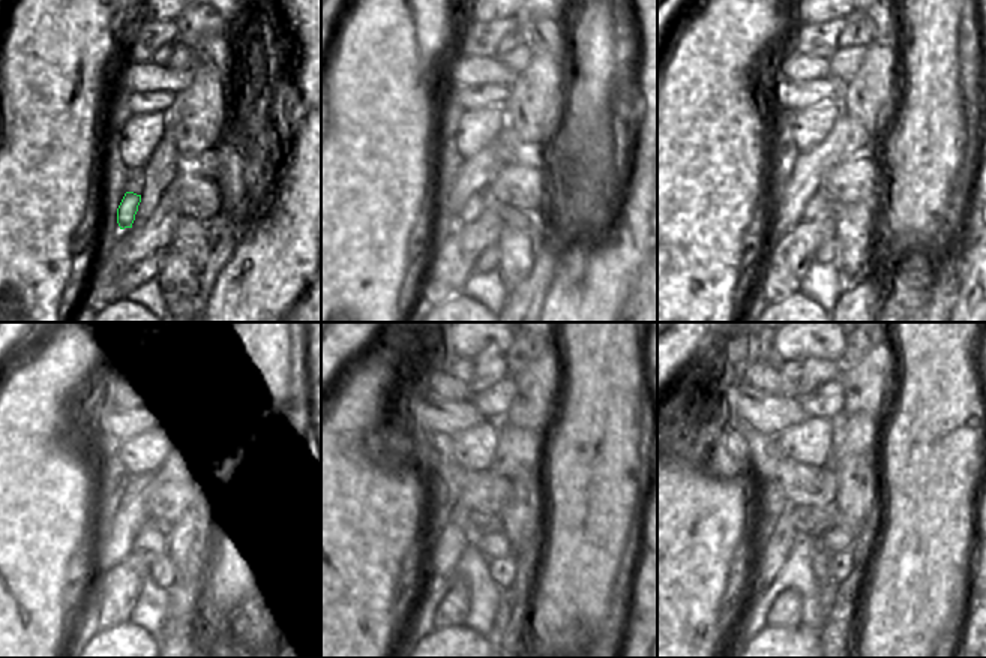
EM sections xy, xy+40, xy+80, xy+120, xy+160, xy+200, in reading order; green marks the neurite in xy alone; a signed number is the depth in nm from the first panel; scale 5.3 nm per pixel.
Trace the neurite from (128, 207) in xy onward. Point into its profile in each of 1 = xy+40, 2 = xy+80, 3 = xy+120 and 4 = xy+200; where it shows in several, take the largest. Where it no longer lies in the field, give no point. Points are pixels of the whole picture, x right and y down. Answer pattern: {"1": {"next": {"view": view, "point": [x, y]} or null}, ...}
{"1": {"next": {"view": "xy+40", "point": [476, 206]}}, "2": {"next": {"view": "xy+80", "point": [818, 204]}}, "3": {"next": {"view": "xy+120", "point": [149, 540]}}, "4": {"next": {"view": "xy+200", "point": [836, 540]}}}

